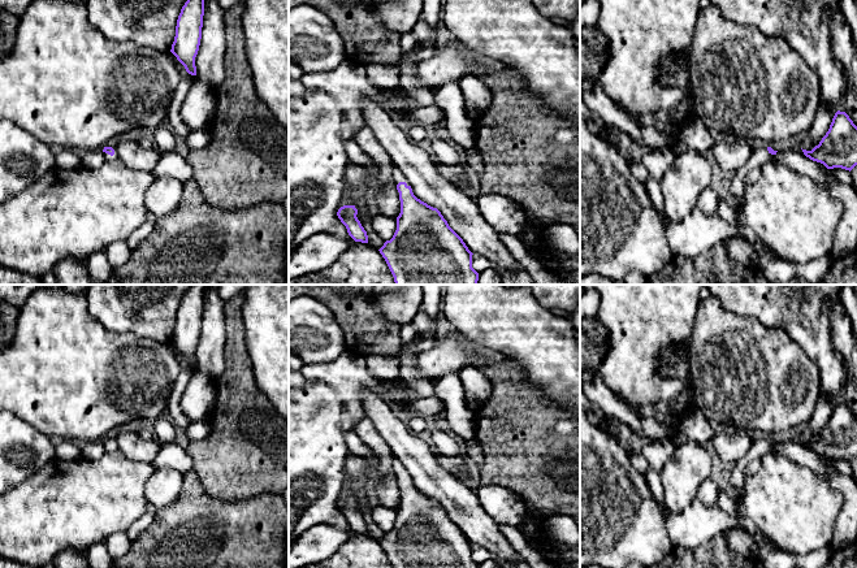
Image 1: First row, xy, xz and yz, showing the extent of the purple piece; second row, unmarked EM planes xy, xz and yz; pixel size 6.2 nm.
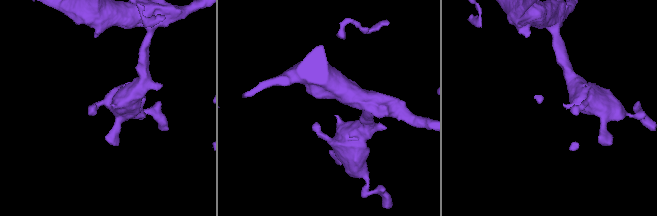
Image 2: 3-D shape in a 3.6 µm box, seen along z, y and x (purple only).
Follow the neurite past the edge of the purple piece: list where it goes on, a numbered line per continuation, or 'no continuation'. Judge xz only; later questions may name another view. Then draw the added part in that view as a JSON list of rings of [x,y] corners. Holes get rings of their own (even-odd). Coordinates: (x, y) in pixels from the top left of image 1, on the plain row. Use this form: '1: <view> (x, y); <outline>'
1: xz (398, 467); [[[393,456],[393,471],[394,471],[395,476],[398,476],[399,473],[406,473],[407,477],[410,477],[406,468],[403,467],[403,464],[401,463],[401,460],[397,456]]]

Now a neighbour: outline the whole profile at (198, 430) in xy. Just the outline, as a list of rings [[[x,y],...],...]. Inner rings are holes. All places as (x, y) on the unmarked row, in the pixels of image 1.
[[[208,419],[191,422],[186,429],[185,433],[190,442],[204,439],[211,433],[211,422]]]

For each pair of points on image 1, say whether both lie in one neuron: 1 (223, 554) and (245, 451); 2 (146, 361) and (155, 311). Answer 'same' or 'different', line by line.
1: different
2: different

